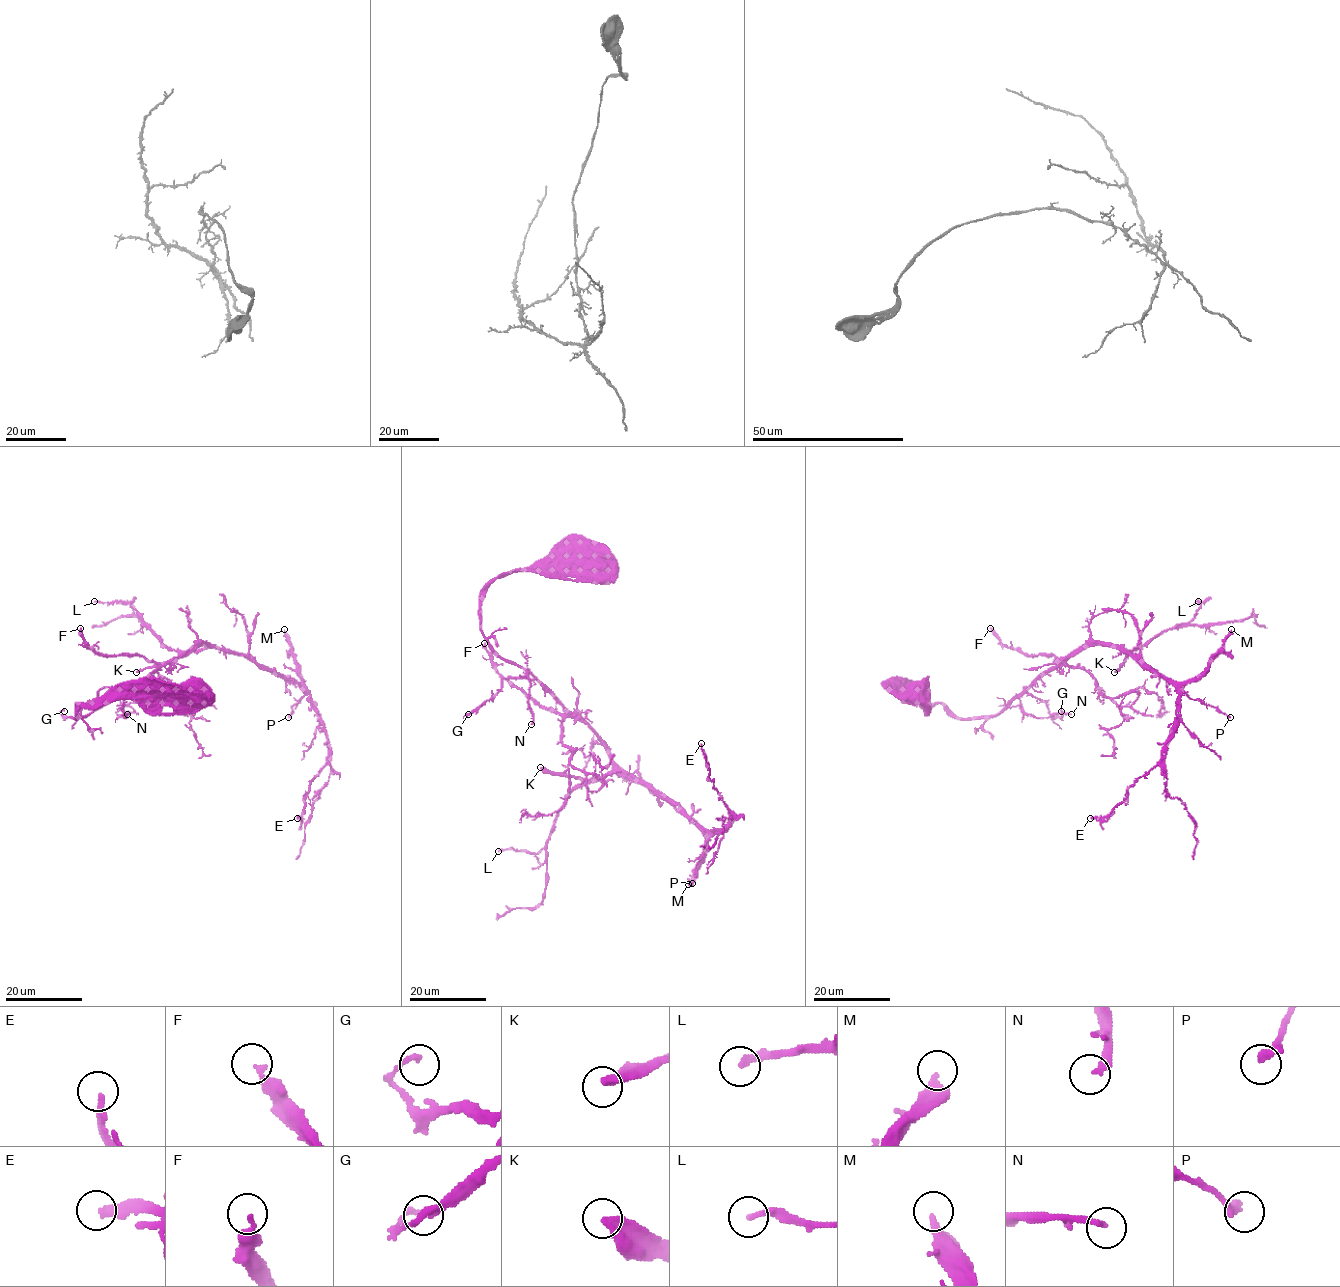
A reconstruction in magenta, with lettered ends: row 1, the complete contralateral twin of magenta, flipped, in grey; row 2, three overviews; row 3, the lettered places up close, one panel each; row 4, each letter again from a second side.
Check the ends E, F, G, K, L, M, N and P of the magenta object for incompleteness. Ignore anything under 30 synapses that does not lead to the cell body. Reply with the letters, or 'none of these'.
M

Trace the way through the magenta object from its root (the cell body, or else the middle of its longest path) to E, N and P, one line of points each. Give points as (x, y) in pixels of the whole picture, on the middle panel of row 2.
E: (595, 566), (494, 578), (480, 603), (487, 644), (577, 714), (620, 767), (721, 832), (731, 812), (701, 743)
N: (595, 566), (594, 571), (509, 571), (490, 582), (481, 600), (481, 633), (487, 644), (530, 678), (531, 724)
P: (595, 566), (494, 578), (480, 603), (481, 633), (577, 714), (620, 767), (709, 837), (692, 883)

